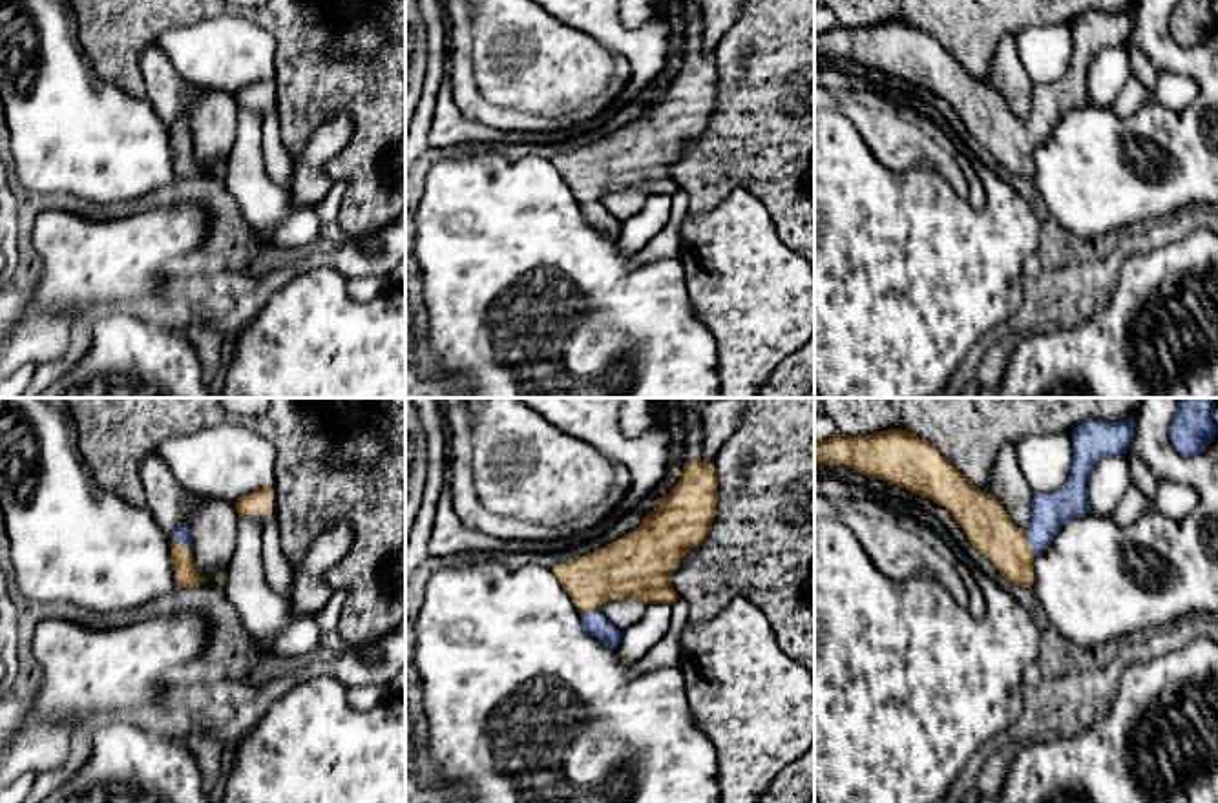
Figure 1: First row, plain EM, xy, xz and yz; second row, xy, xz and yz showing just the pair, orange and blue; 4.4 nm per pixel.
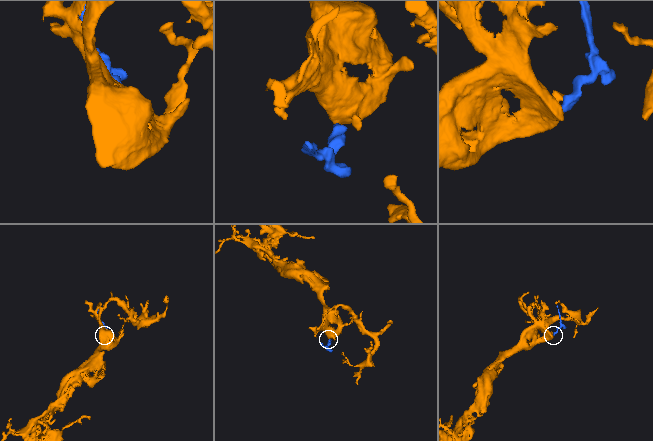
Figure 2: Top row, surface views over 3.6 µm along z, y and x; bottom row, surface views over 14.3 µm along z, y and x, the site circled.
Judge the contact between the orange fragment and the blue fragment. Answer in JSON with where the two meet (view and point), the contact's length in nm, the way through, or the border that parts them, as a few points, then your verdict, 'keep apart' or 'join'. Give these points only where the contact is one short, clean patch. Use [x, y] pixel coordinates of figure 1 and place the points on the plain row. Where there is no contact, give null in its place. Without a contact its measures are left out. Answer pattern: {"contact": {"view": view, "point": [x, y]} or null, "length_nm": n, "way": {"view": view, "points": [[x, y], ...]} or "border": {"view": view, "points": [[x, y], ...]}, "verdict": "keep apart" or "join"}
{"contact": {"view": "yz", "point": [1027, 134]}, "length_nm": 120, "way": {"view": "yz", "points": [[986, 115], [1005, 134], [1027, 134], [1045, 115], [1049, 101]]}, "verdict": "join"}

